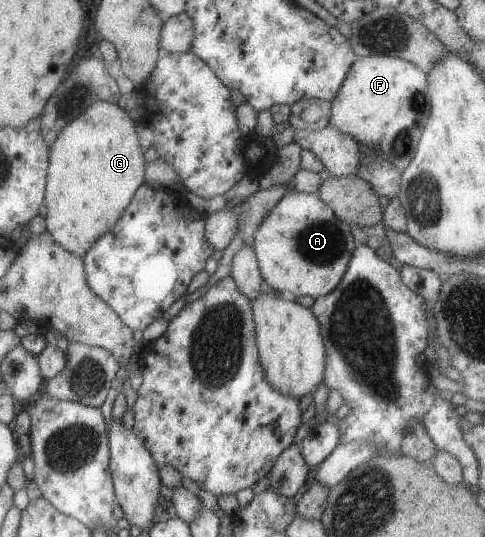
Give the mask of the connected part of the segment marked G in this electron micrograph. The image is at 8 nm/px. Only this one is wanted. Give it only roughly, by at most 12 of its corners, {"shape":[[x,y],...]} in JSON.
{"shape":[[95,101],[50,148],[45,219],[83,258],[145,183],[130,114]]}

